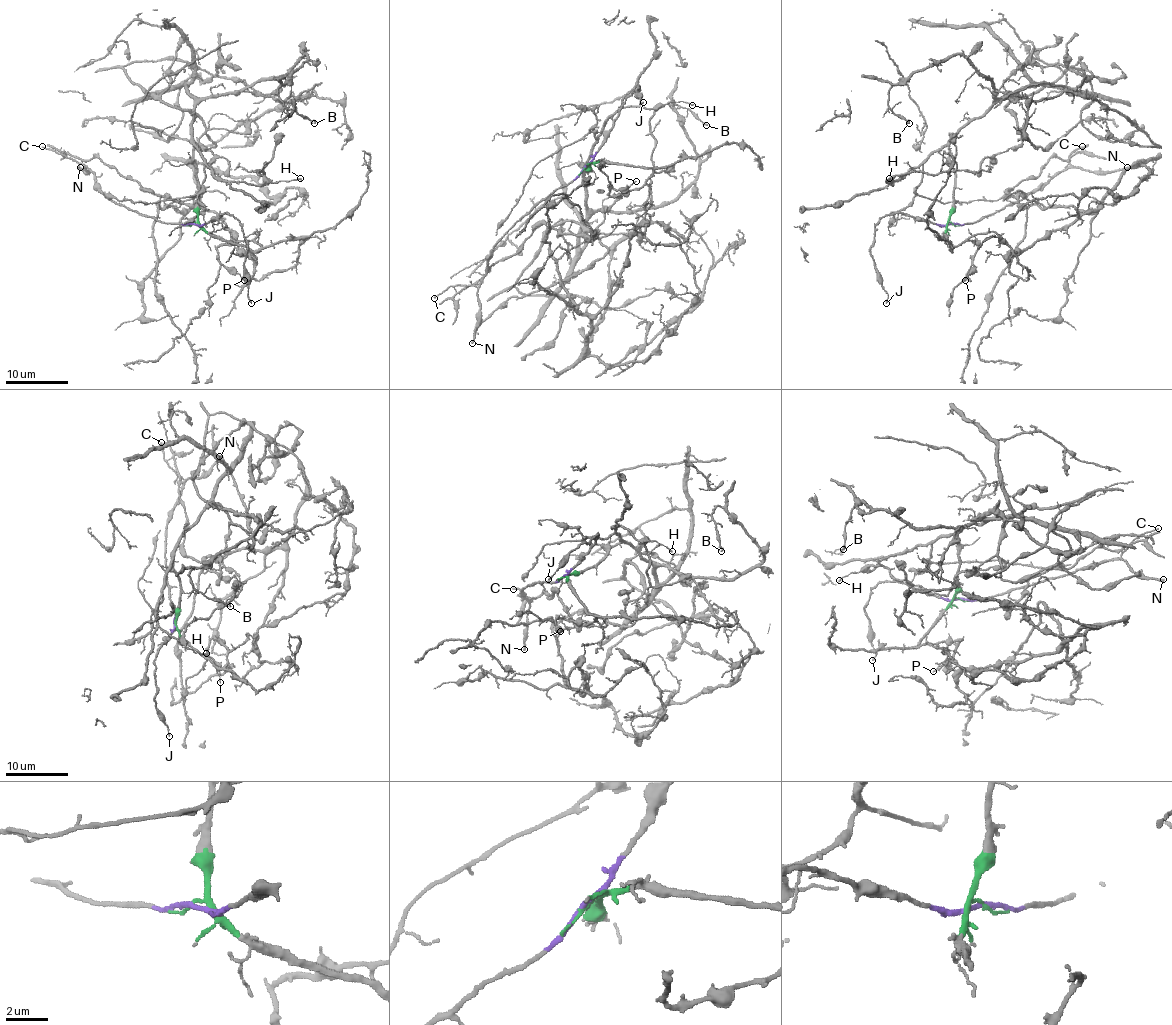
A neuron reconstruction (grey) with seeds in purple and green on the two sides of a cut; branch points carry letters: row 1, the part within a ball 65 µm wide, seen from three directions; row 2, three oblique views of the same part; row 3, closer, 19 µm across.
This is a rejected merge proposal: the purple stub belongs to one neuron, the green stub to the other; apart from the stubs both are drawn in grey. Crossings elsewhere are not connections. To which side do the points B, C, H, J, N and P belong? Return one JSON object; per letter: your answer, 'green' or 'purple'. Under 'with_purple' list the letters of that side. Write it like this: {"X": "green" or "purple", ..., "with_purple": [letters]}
{"B": "green", "C": "purple", "H": "green", "J": "purple", "N": "purple", "P": "green", "with_purple": ["C", "J", "N"]}

